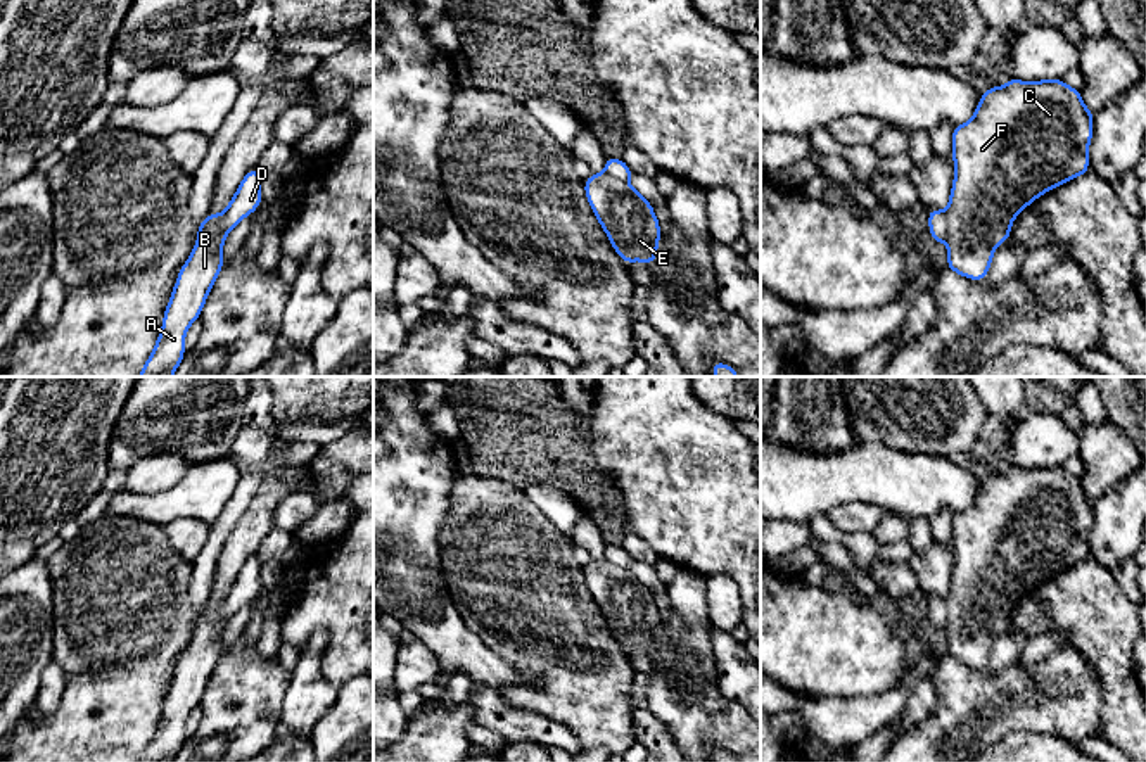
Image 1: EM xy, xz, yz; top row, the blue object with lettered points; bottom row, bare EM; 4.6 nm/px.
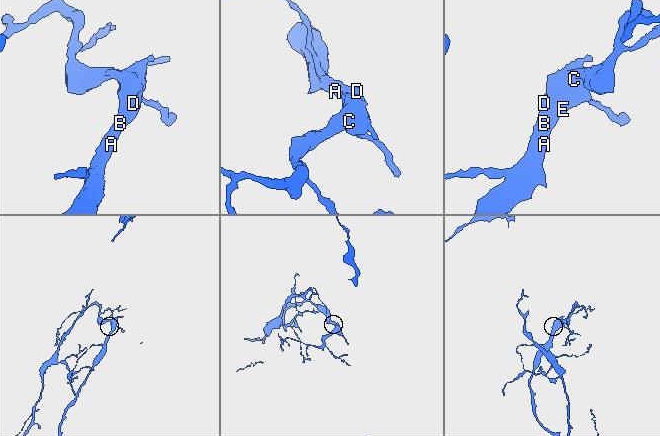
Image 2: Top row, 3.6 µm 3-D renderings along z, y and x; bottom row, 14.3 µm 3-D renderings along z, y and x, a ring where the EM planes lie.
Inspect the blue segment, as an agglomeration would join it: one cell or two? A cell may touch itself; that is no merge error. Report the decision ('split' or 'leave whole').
split

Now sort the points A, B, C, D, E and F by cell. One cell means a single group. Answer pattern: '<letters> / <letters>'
A B C E F / D

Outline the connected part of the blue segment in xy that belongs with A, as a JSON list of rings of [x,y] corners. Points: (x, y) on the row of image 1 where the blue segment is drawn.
[[[223,213],[207,214],[197,230],[195,247],[175,282],[154,351],[138,377],[175,375],[185,356],[185,335],[201,316],[207,294],[223,270],[225,240]]]

